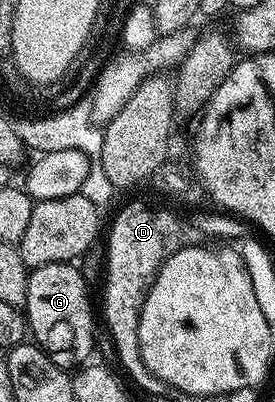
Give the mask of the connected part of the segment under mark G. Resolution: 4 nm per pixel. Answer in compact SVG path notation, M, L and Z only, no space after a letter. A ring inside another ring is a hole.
M72 262L52 263L28 272L27 299L23 314L28 330L38 347L66 369L77 369L93 351L93 311L89 308L89 291L85 279Z

